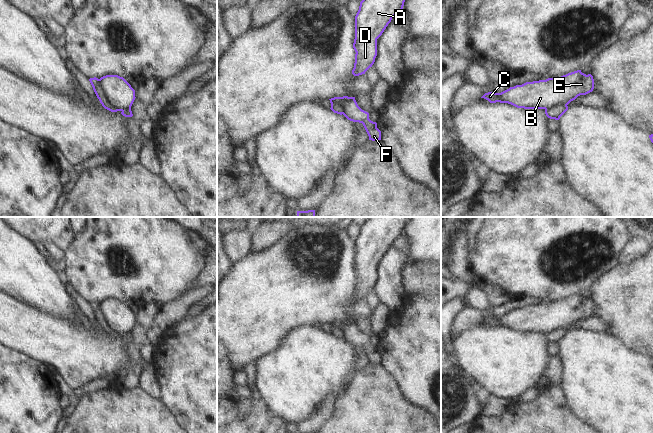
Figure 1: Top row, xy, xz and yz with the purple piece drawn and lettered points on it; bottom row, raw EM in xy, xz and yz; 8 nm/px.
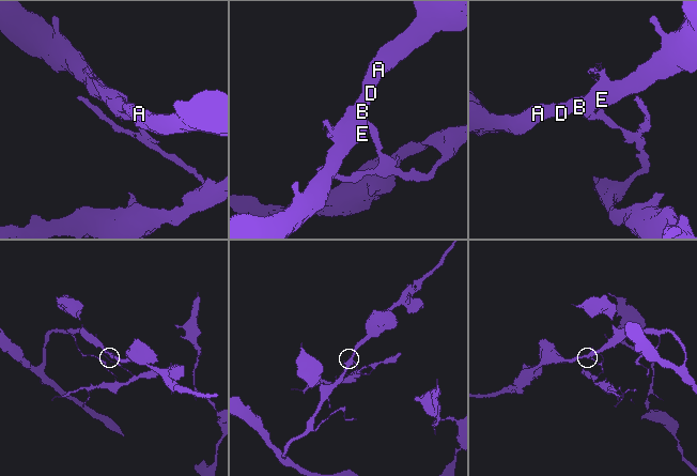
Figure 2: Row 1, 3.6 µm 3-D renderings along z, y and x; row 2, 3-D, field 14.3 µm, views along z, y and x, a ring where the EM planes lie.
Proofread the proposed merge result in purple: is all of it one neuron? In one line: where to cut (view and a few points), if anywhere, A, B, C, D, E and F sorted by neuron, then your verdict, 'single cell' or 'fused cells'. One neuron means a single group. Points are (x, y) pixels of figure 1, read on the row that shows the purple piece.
xy (98, 79), (105, 98), (118, 110) | A B C D E / F | fused cells

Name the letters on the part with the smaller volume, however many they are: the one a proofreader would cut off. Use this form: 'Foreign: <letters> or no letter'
Foreign: F

